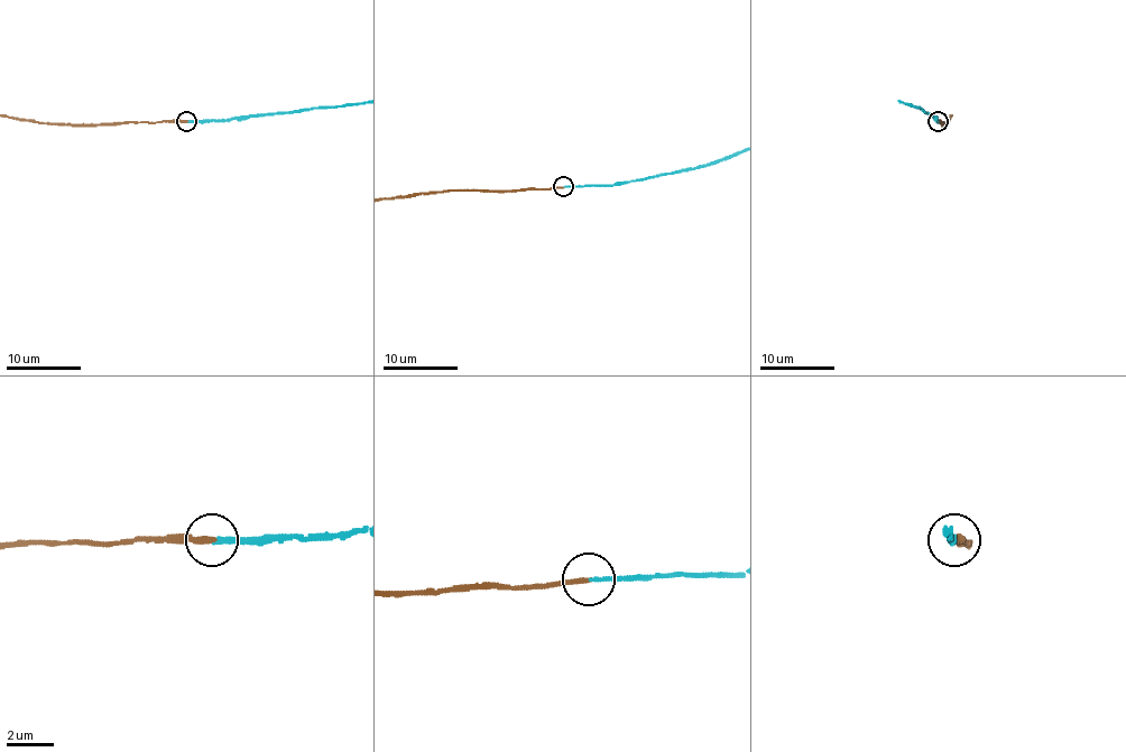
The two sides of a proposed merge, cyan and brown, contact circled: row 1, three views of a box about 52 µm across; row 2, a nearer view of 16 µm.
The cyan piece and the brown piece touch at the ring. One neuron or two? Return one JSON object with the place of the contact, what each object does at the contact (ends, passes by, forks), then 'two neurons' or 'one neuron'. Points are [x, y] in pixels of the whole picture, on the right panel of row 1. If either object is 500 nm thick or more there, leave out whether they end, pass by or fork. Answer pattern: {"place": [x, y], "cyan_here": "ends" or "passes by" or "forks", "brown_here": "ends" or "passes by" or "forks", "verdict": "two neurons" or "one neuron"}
{"place": [938, 121], "cyan_here": "ends", "brown_here": "ends", "verdict": "one neuron"}

